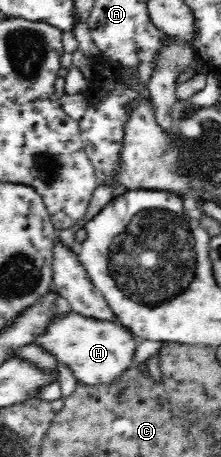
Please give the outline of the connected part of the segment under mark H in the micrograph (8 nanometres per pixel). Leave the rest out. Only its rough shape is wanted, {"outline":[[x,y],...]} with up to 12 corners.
{"outline":[[57,315],[36,343],[88,386],[133,368],[139,339],[119,321]]}

